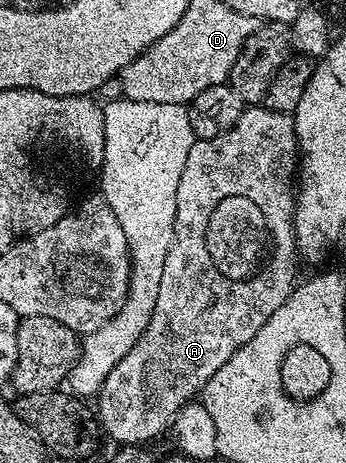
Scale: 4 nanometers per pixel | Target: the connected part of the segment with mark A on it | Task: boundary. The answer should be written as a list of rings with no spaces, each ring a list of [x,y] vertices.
[[[264,104],[247,105],[242,111],[240,120],[236,120],[236,124],[232,124],[232,128],[228,128],[223,134],[217,134],[211,138],[197,139],[192,144],[176,192],[174,243],[164,260],[164,277],[160,279],[156,308],[152,312],[140,340],[136,340],[136,344],[123,356],[120,364],[116,364],[112,368],[112,372],[108,372],[104,384],[96,395],[96,403],[98,402],[96,417],[101,433],[105,437],[107,434],[112,441],[118,442],[117,444],[122,446],[142,446],[150,444],[146,442],[160,437],[165,430],[169,431],[178,421],[178,415],[181,414],[183,408],[201,395],[208,380],[212,380],[212,376],[216,376],[216,372],[220,372],[220,368],[224,368],[224,364],[228,364],[228,360],[232,360],[232,356],[237,350],[244,344],[248,344],[248,340],[252,340],[252,336],[256,336],[256,332],[260,332],[260,328],[264,328],[264,324],[268,324],[268,316],[272,316],[272,312],[276,312],[276,308],[280,308],[280,304],[284,304],[284,300],[296,285],[294,273],[298,270],[298,262],[300,263],[298,241],[294,235],[296,171],[299,166],[298,137],[293,117],[284,112],[270,110]]]

